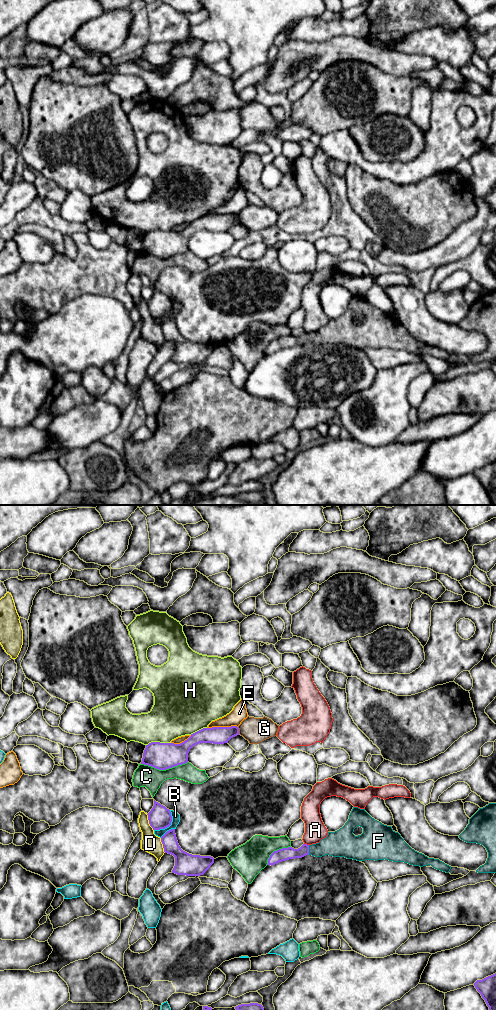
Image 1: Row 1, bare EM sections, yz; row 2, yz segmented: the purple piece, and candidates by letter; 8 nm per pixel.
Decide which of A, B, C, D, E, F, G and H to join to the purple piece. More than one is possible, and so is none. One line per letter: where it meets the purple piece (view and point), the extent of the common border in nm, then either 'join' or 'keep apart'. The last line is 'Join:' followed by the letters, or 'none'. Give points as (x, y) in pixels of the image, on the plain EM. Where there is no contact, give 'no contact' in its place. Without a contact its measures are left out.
A: contact yz (306, 332); length 40 nm; keep apart
B: contact yz (169, 313); length 220 nm; keep apart
C: contact yz (164, 257); length 380 nm; keep apart
D: contact yz (149, 310); length 150 nm; keep apart
E: contact yz (222, 215); length 240 nm; keep apart
F: contact yz (308, 338); length 80 nm; join
G: contact yz (238, 218); length 60 nm; keep apart
H: contact yz (158, 230); length 200 nm; keep apart
Join: F

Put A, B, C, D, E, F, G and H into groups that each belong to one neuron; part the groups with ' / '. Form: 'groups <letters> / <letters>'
groups A / B / C / D / E / F / G / H

